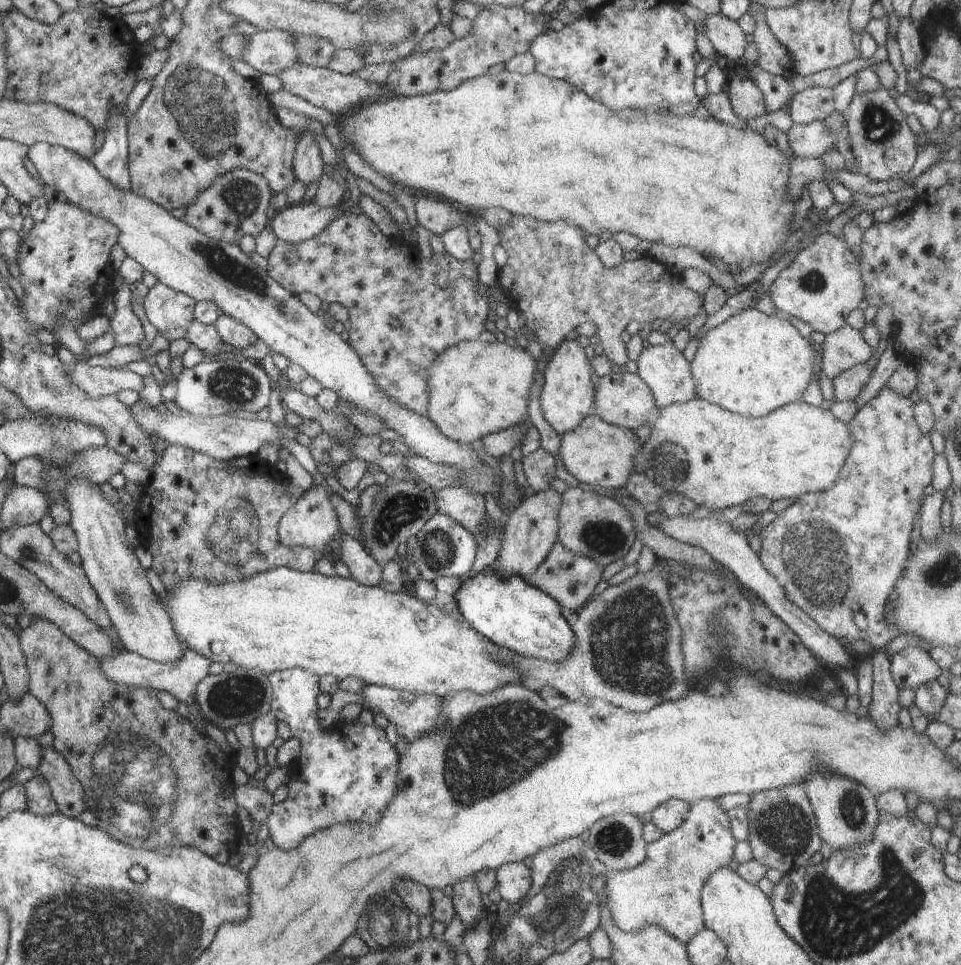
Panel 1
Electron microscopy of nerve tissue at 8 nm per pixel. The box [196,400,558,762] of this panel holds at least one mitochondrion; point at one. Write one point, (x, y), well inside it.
(232, 540)

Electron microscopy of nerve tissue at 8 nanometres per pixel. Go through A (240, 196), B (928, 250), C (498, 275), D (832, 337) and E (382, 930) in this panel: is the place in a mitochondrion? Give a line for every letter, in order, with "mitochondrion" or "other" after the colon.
A: mitochondrion
B: other
C: other
D: other
E: mitochondrion

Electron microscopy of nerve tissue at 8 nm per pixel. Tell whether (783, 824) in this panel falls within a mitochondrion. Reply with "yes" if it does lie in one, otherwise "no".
yes

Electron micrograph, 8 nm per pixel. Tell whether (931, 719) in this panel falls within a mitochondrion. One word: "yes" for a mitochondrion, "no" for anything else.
no

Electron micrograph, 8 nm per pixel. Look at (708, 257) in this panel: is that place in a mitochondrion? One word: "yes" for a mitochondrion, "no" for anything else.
no

